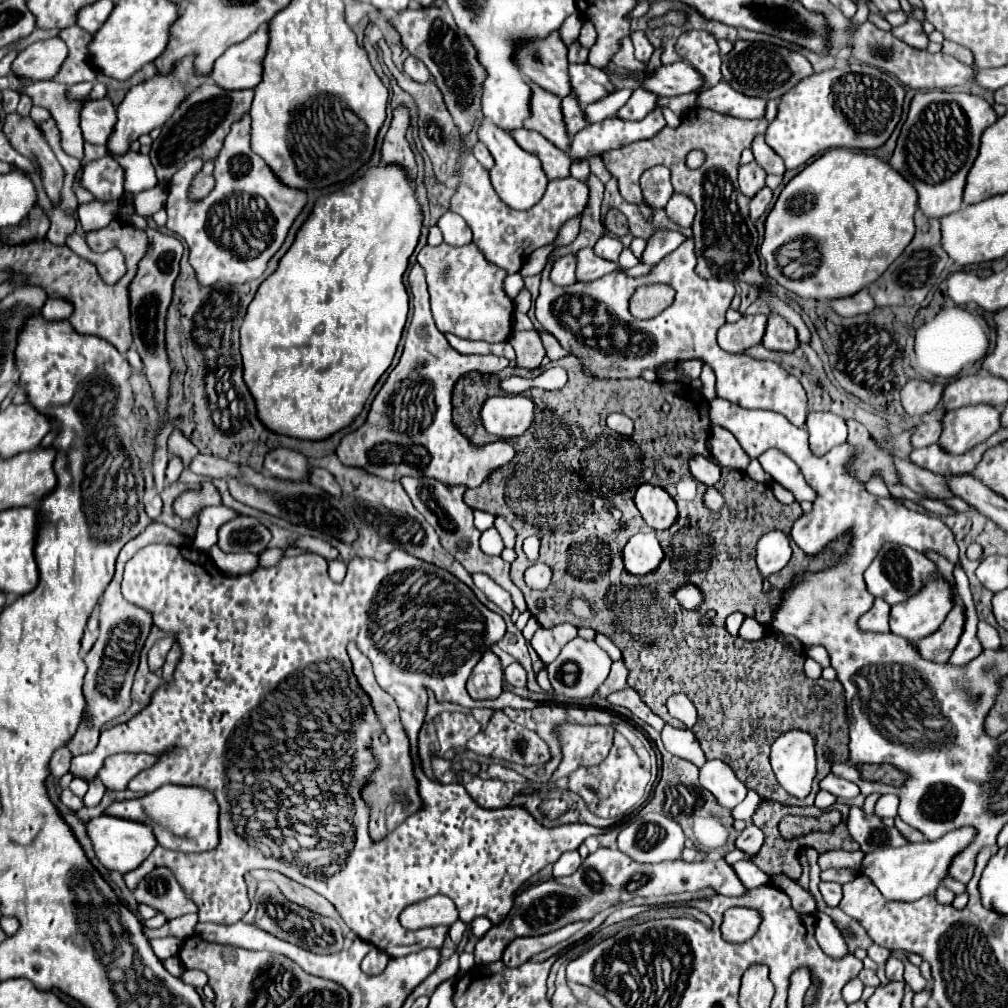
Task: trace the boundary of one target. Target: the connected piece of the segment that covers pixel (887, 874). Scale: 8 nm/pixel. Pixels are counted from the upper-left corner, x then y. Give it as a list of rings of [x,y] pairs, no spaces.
[[[962,826],[934,842],[906,844],[902,848],[884,848],[880,852],[866,854],[860,870],[876,884],[886,900],[920,900],[922,896],[934,894],[938,890],[942,880],[948,876],[950,860],[954,860],[954,856],[958,856],[958,852],[962,852],[962,848],[966,848],[966,844],[970,844],[976,834],[976,828]]]

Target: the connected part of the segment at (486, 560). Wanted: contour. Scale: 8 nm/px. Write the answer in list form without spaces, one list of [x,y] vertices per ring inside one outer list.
[[[404,476],[402,486],[406,490],[406,494],[410,496],[412,504],[416,506],[416,510],[426,518],[426,522],[438,532],[440,544],[472,574],[472,572],[484,572],[488,574],[496,584],[500,584],[504,590],[508,590],[512,594],[512,602],[514,606],[524,612],[526,610],[526,602],[522,592],[516,588],[516,584],[510,580],[510,564],[504,562],[502,558],[496,556],[486,556],[480,546],[478,546],[478,538],[480,538],[480,530],[476,530],[474,522],[472,522],[472,508],[466,506],[462,502],[462,496],[466,492],[466,488],[462,488],[462,484],[456,484],[454,488],[450,488],[448,484],[442,484],[440,480],[434,478],[426,478],[426,476],[418,476],[418,478],[410,478]]]

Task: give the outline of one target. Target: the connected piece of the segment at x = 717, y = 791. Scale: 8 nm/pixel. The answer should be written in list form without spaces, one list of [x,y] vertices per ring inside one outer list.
[[[708,760],[700,768],[700,784],[710,790],[724,808],[736,808],[744,798],[748,788],[736,778],[736,774],[722,760]]]

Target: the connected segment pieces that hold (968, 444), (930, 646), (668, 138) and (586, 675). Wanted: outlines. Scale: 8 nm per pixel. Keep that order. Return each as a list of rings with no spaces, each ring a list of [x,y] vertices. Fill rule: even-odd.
[[[976,404],[950,410],[942,418],[940,448],[950,454],[966,454],[982,440],[988,440],[1000,428],[1000,410]]]
[[[958,604],[948,612],[946,620],[934,634],[930,634],[914,644],[926,660],[948,662],[948,658],[952,656],[952,650],[956,648],[958,638],[962,634],[962,626],[964,626],[964,606]]]
[[[694,108],[682,116],[678,128],[662,128],[658,136],[650,140],[638,140],[638,144],[628,144],[618,150],[602,154],[602,160],[610,174],[618,180],[620,194],[626,202],[642,204],[640,192],[640,174],[646,168],[656,164],[666,166],[672,172],[674,192],[688,194],[696,204],[696,218],[692,224],[692,240],[696,244],[698,266],[696,272],[702,278],[718,278],[728,282],[748,282],[752,286],[766,286],[766,280],[760,276],[758,260],[758,230],[748,216],[748,202],[742,192],[738,192],[738,164],[744,148],[750,148],[756,134],[764,134],[768,128],[766,118],[744,120],[714,112],[710,108]],[[694,148],[700,148],[706,154],[706,162],[690,170],[686,166],[686,154]]]
[[[576,636],[560,650],[558,658],[548,664],[548,676],[556,694],[562,694],[566,698],[588,698],[606,680],[610,666],[610,656],[594,640],[584,640]]]

